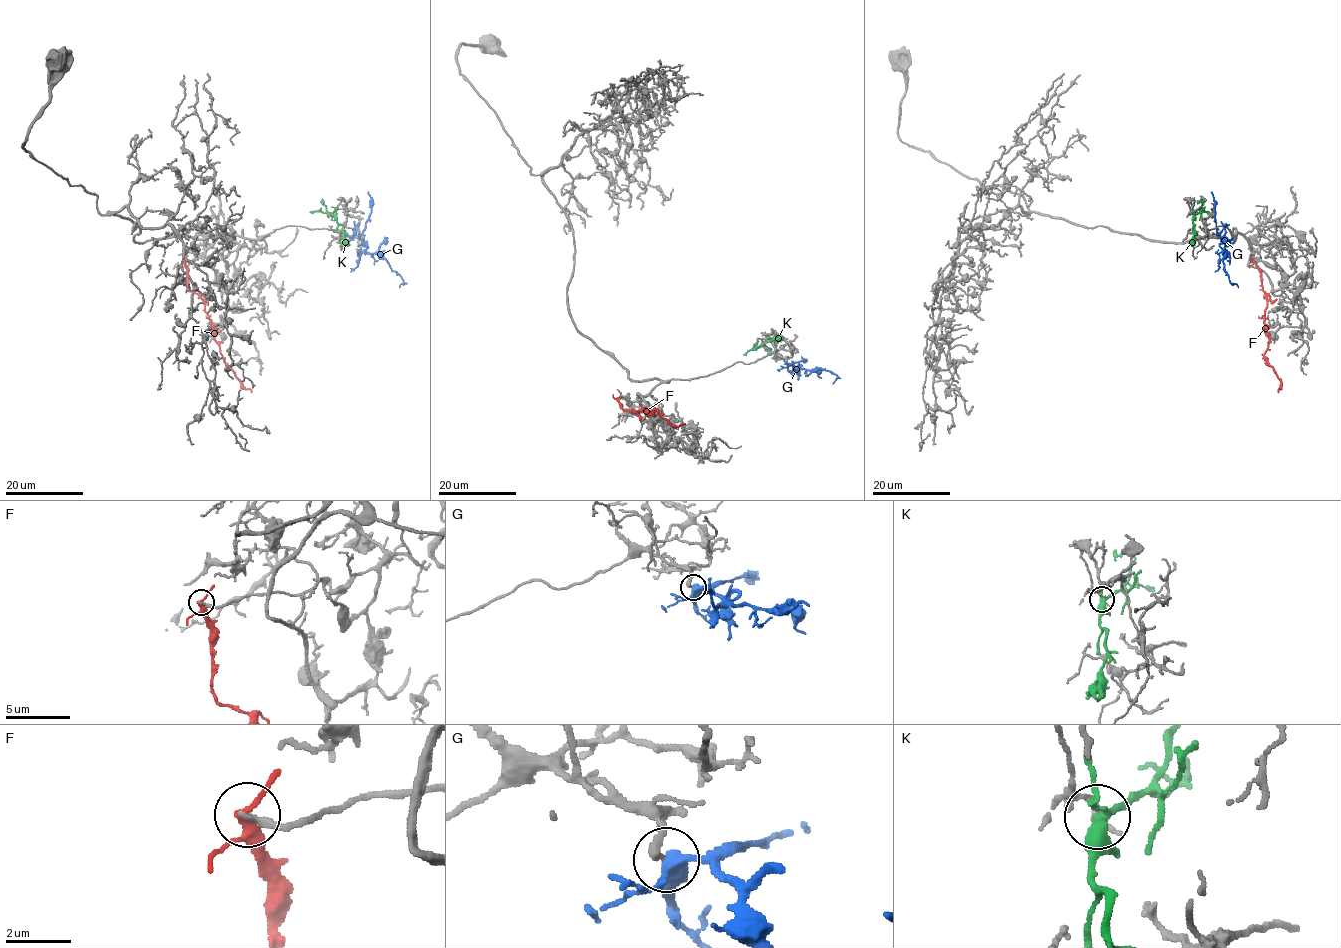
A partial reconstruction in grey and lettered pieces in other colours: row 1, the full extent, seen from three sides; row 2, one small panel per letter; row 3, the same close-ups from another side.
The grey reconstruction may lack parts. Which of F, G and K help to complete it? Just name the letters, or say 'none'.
G

